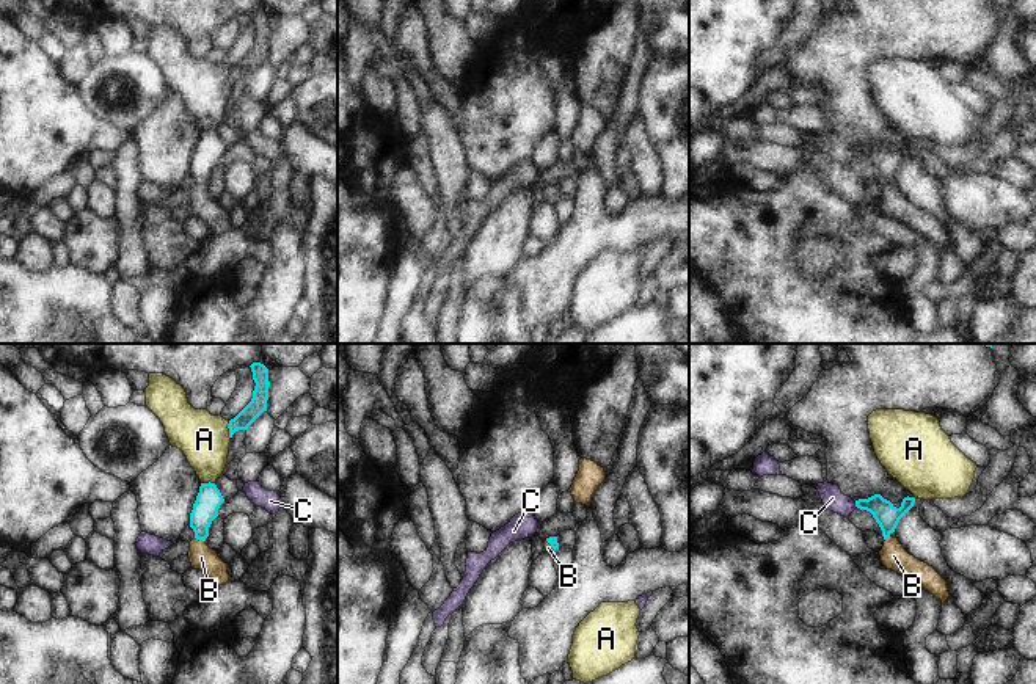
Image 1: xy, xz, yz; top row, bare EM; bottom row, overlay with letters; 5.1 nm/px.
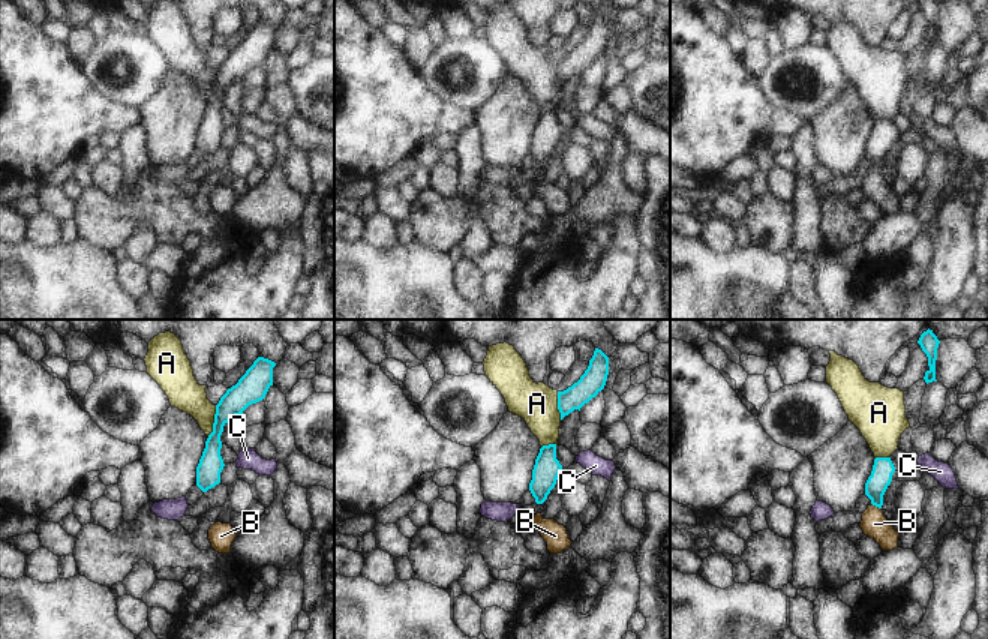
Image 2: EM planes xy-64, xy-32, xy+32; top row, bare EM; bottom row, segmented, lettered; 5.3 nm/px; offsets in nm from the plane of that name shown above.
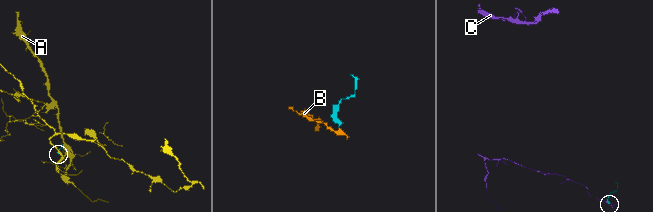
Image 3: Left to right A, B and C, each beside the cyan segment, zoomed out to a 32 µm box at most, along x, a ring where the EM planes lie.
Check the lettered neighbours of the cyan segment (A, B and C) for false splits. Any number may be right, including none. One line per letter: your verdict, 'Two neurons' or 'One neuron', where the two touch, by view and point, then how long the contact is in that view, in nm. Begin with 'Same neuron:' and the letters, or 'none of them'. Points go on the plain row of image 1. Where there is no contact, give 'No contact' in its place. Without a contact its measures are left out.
Same neuron: B
A: Two neurons. Touches cyan at xy (229, 79). Shared border 100 nm
B: One neuron. Touches cyan at xy (200, 189). Shared border 60 nm
C: Two neurons. Touches cyan at yz (856, 154). Shared border 40 nm

